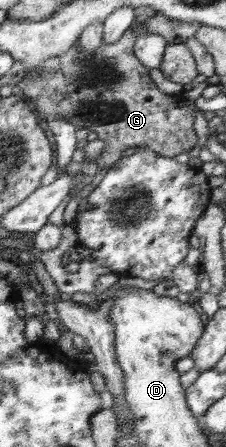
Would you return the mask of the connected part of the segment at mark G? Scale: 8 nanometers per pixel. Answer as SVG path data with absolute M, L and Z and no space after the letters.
M128 30L119 40L103 44L91 54L85 54L78 44L73 46L66 54L50 58L39 68L26 71L23 80L16 86L21 96L28 98L36 110L44 116L56 116L64 118L77 128L88 128L98 134L98 139L106 142L103 152L93 160L98 168L109 169L123 157L127 148L150 148L150 151L166 155L167 158L175 158L182 153L188 153L198 141L194 132L194 109L182 95L170 95L160 91L156 86L156 78L152 78L152 70L144 66L135 54L137 30Z

